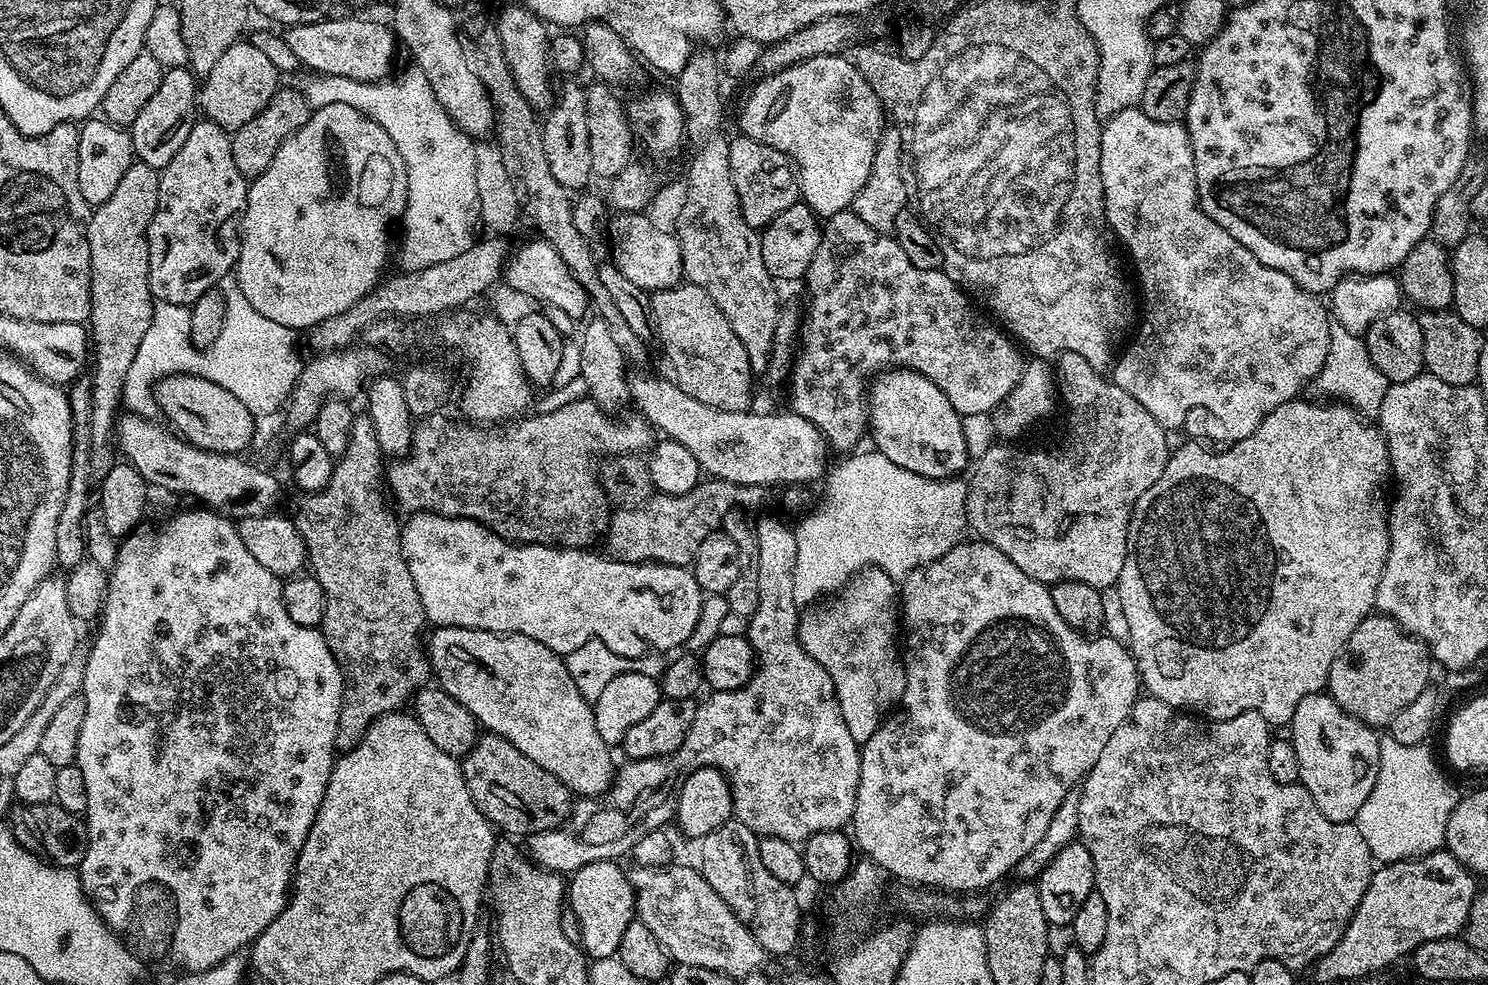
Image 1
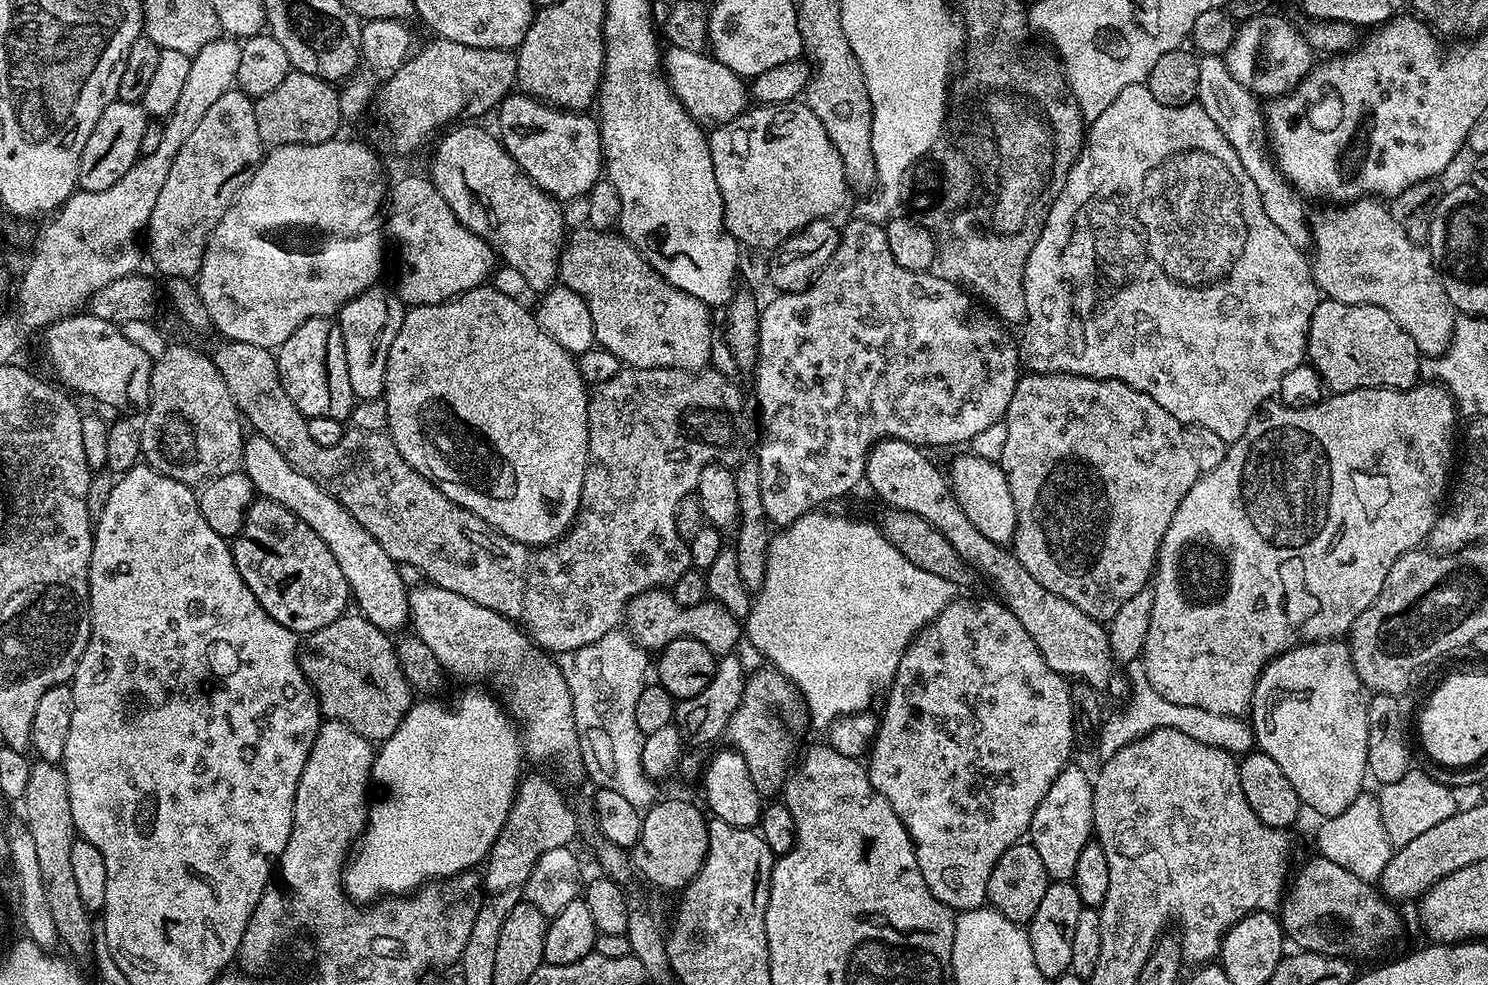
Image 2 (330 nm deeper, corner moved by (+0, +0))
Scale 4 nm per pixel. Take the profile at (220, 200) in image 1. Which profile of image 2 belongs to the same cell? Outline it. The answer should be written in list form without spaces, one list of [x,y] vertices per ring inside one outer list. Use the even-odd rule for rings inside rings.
[[[239,90],[222,94],[178,151],[148,220],[146,252],[149,257],[152,255],[153,266],[164,278],[192,278],[200,271],[204,248],[214,226],[218,226],[242,186],[250,182],[261,159],[262,145],[253,97]]]

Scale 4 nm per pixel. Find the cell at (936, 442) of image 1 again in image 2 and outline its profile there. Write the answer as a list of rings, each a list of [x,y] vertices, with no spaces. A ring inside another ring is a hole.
[[[975,454],[956,456],[952,460],[952,469],[946,476],[950,481],[952,496],[962,506],[966,518],[984,537],[995,544],[1011,545],[1016,533],[1016,511],[1014,498],[1010,494],[1010,486],[1006,482],[1006,474],[999,463],[986,460]]]

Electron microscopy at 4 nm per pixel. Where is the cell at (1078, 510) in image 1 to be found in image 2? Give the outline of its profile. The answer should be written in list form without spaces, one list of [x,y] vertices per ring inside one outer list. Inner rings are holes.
[[[1028,372],[1021,375],[1016,381],[1014,398],[1010,398],[1008,413],[1004,415],[1002,422],[1006,426],[1006,446],[1002,446],[998,463],[1006,474],[1006,482],[1014,498],[1016,533],[1011,547],[1018,562],[1022,562],[1030,578],[1046,586],[1050,594],[1058,594],[1058,598],[1066,598],[1066,602],[1074,602],[1074,606],[1078,606],[1078,610],[1082,610],[1090,618],[1101,622],[1111,620],[1112,615],[1122,606],[1122,602],[1130,602],[1134,594],[1145,591],[1149,587],[1156,565],[1156,551],[1160,548],[1162,538],[1166,534],[1166,526],[1170,526],[1174,518],[1174,510],[1182,506],[1182,498],[1186,498],[1190,486],[1194,486],[1194,482],[1198,479],[1194,457],[1190,455],[1190,449],[1186,446],[1185,425],[1180,424],[1174,418],[1174,414],[1162,410],[1162,406],[1158,406],[1158,402],[1154,402],[1150,394],[1142,394],[1121,380],[1099,380],[1061,372],[1051,372],[1048,375]]]

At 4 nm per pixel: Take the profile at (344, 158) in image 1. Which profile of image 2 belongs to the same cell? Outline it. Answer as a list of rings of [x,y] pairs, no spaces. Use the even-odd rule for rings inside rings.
[[[333,138],[326,142],[318,142],[317,144],[291,144],[290,146],[282,146],[281,148],[273,148],[261,159],[260,165],[256,168],[256,173],[250,178],[250,182],[246,186],[242,186],[240,193],[234,198],[234,202],[226,210],[226,214],[222,214],[222,218],[218,222],[218,226],[214,226],[212,235],[208,238],[208,244],[204,248],[204,257],[202,258],[202,266],[200,271],[194,277],[194,283],[198,294],[202,298],[202,302],[206,302],[206,310],[210,310],[210,318],[212,319],[212,327],[217,333],[221,332],[224,340],[237,340],[238,342],[250,342],[250,346],[262,346],[273,350],[279,349],[281,344],[286,342],[286,338],[290,338],[290,334],[294,334],[294,330],[298,330],[298,326],[302,326],[302,322],[313,320],[314,318],[335,317],[339,313],[340,307],[346,302],[350,302],[358,294],[362,294],[367,288],[373,287],[377,283],[376,280],[380,276],[380,271],[384,268],[384,252],[380,249],[380,236],[382,240],[382,232],[372,219],[379,217],[382,212],[382,205],[386,200],[386,184],[384,188],[384,168],[380,165],[380,160],[376,157],[376,152],[368,144],[363,144],[360,140],[340,140],[341,138]]]

